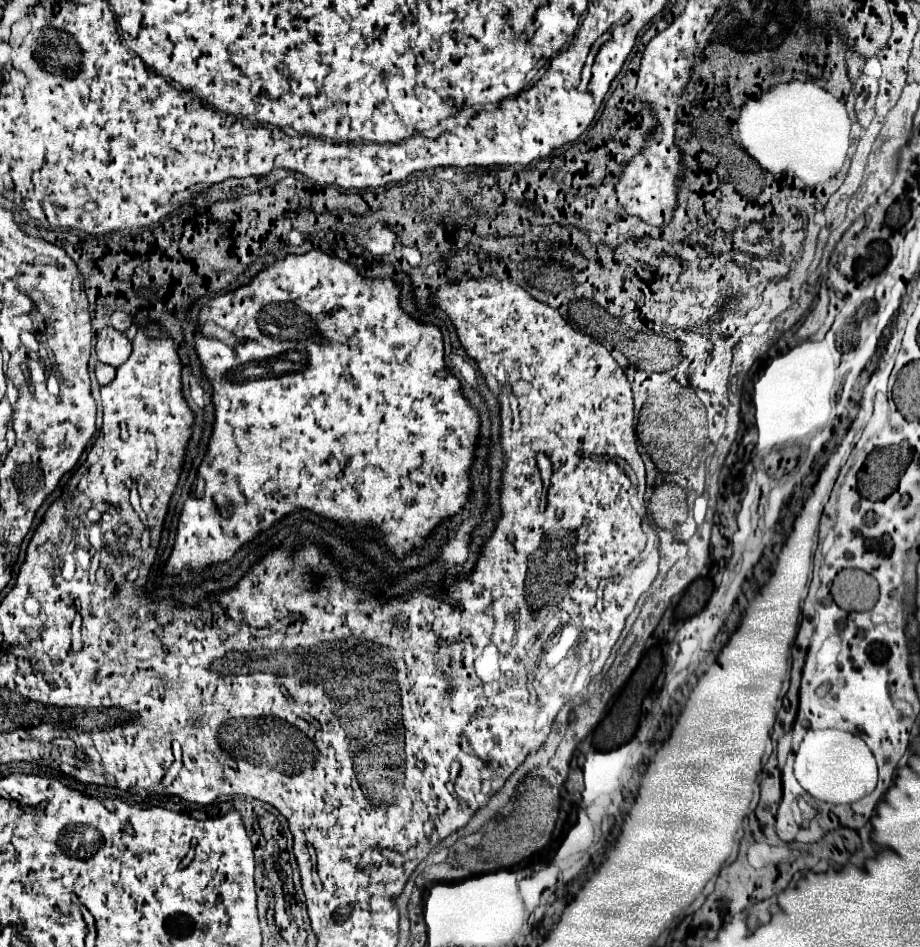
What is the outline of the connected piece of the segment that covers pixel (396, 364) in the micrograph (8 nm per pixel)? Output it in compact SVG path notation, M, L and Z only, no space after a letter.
M312 250L308 254L286 256L284 260L270 264L248 286L218 296L200 310L200 320L214 320L214 324L224 328L228 334L224 340L196 336L198 358L214 388L212 398L216 406L216 424L208 454L198 468L198 480L202 482L204 494L196 502L185 502L182 506L174 550L164 568L166 574L182 572L184 568L198 572L208 564L232 558L232 554L244 542L252 540L260 530L270 528L284 514L290 514L296 508L314 510L336 522L376 526L382 532L381 550L388 550L390 556L394 556L395 562L400 562L412 548L420 546L422 540L426 540L426 536L444 516L452 516L462 510L462 504L468 498L470 490L468 468L472 464L480 422L474 408L470 408L468 400L462 396L458 378L452 376L450 370L444 370L444 342L440 338L440 330L433 324L425 324L406 316L398 306L398 294L400 286L396 286L392 280L364 280L348 262L336 256L328 256L322 250Z

